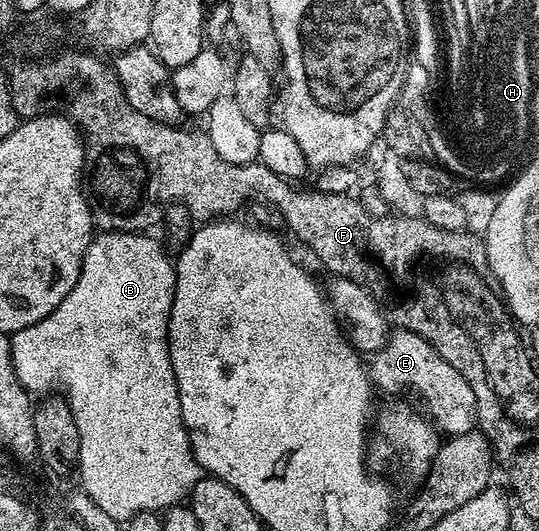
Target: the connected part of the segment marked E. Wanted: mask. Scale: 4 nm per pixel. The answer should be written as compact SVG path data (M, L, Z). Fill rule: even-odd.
M407 330L393 331L383 346L371 353L370 375L379 391L381 388L384 392L400 392L405 388L413 392L424 403L422 408L428 419L445 437L464 435L477 427L478 409L470 382L466 382L466 378L462 378L462 374L434 350L434 346L418 334Z

